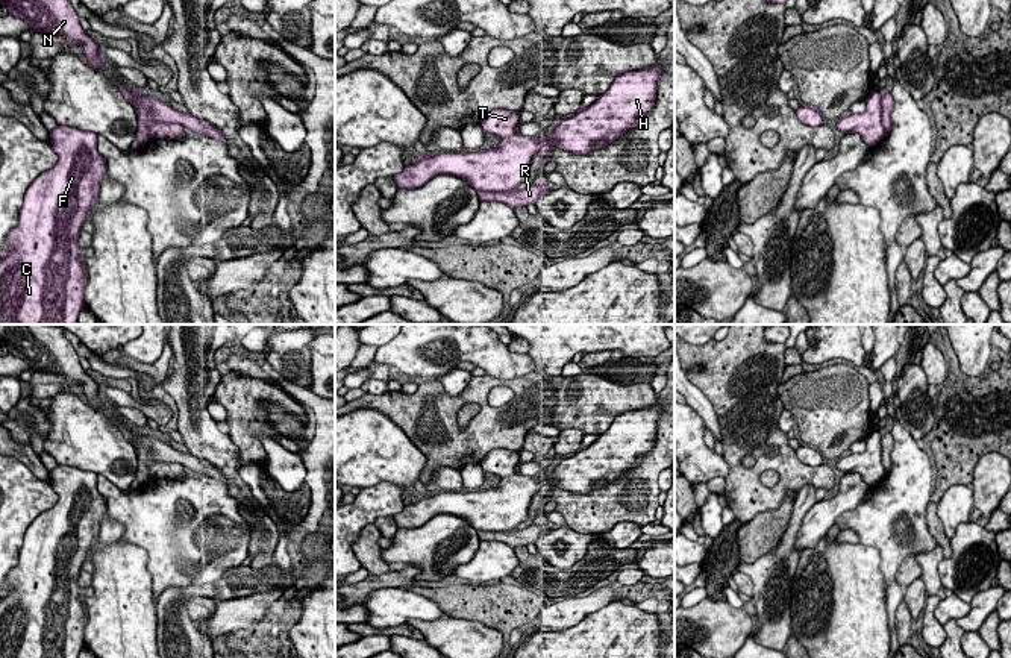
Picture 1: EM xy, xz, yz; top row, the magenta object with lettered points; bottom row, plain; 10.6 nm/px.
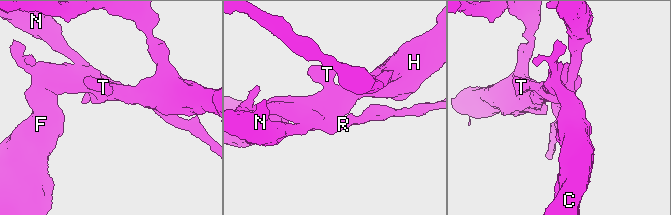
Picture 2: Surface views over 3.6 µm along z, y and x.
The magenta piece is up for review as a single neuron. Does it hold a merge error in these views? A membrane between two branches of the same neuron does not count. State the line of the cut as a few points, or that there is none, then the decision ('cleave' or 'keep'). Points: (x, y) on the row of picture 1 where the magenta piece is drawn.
xy (184, 126), (178, 123), (153, 123), (149, 128), (147, 137) | cleave

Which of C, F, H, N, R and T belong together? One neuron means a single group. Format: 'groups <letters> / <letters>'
groups C F H T / N R

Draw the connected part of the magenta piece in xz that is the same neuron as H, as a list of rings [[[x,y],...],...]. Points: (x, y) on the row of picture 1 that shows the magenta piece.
[[[656,61],[652,67],[617,76],[593,105],[561,120],[547,136],[517,135],[520,112],[493,109],[479,124],[484,132],[500,138],[496,149],[418,156],[412,165],[405,165],[393,176],[393,180],[397,188],[415,190],[438,174],[452,174],[464,179],[476,191],[517,191],[526,182],[531,162],[537,155],[547,159],[553,147],[587,155],[638,127],[641,118],[653,109],[661,71]]]

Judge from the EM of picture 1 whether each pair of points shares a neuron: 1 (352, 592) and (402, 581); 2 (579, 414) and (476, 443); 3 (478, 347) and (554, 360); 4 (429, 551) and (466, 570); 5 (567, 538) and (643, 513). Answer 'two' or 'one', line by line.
1: one
2: one
3: two
4: two
5: two

